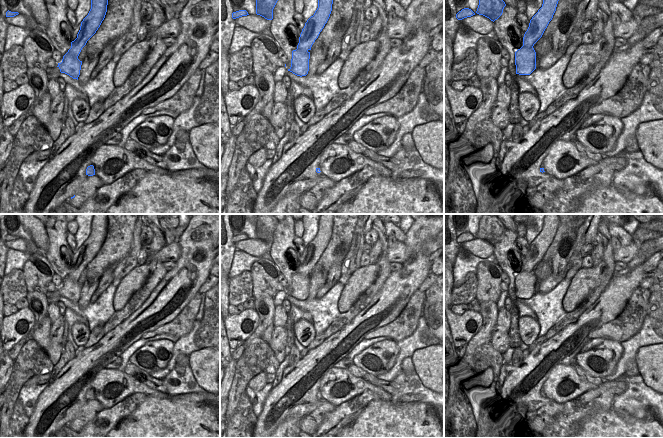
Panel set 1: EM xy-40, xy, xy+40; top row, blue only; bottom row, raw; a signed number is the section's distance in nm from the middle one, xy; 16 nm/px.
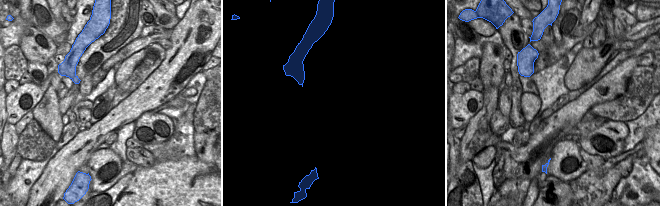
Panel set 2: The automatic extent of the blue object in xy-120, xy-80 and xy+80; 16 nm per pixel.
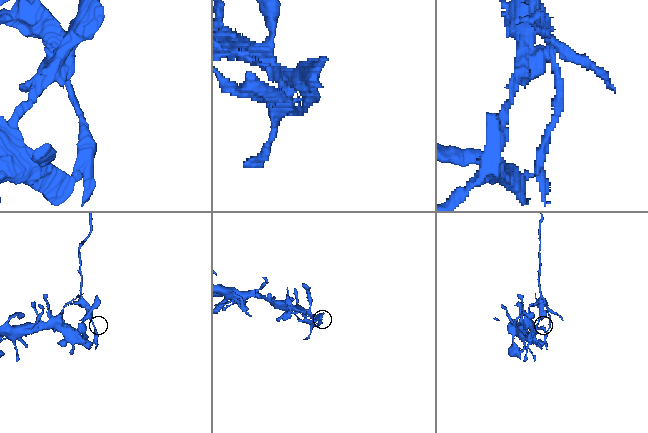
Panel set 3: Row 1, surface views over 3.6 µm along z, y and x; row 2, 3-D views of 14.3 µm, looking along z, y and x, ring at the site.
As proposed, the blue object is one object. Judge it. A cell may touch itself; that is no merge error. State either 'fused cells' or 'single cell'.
fused cells

